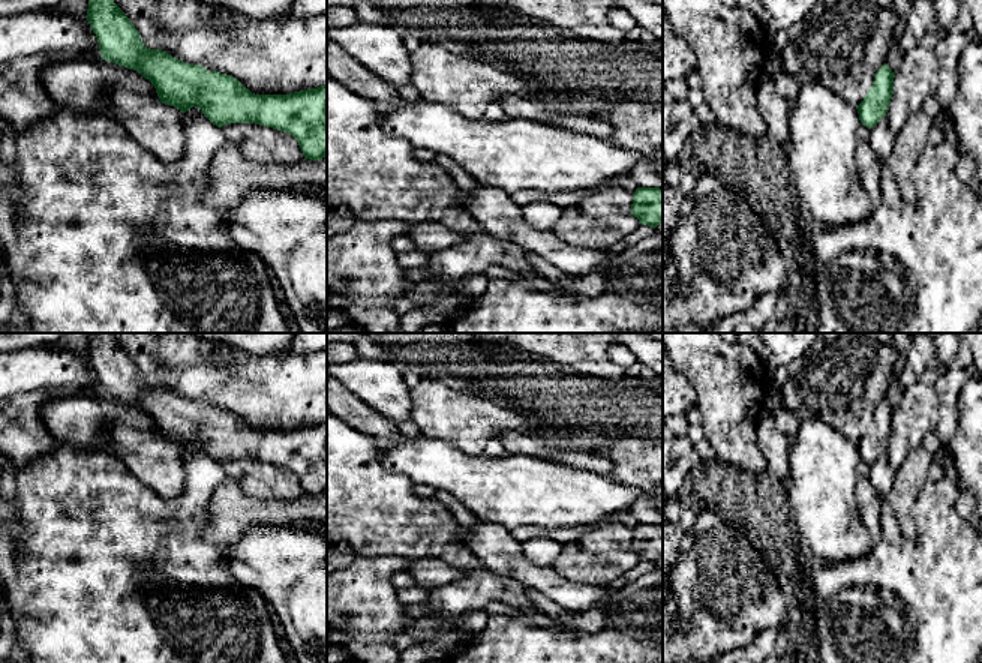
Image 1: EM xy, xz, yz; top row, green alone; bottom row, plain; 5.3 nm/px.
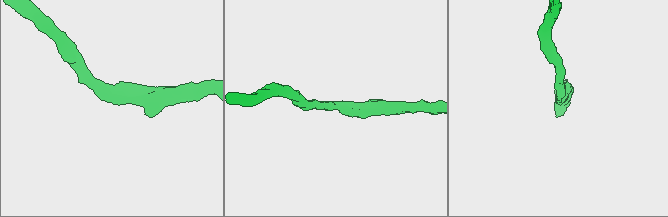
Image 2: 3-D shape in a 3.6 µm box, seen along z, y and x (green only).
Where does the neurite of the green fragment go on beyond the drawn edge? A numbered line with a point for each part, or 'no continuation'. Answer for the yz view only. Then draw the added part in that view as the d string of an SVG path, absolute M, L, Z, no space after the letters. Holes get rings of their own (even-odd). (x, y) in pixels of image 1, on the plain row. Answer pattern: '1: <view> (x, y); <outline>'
no continuation

